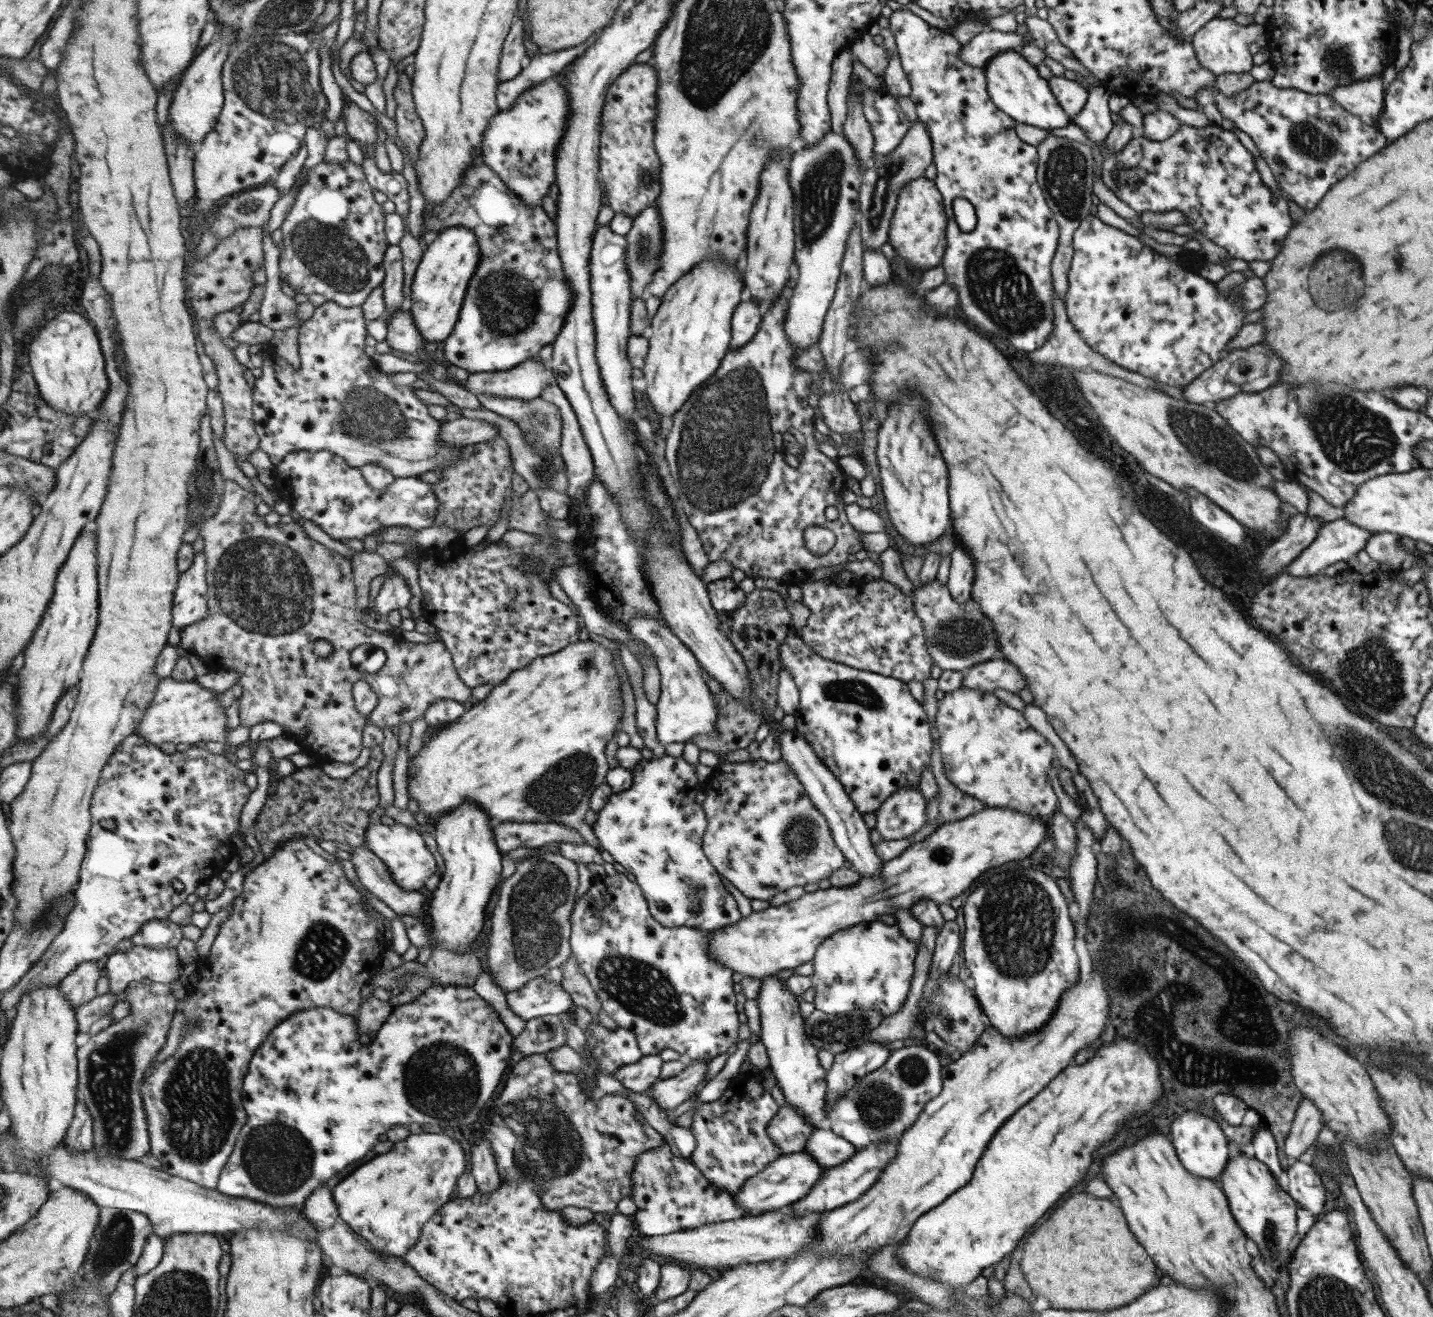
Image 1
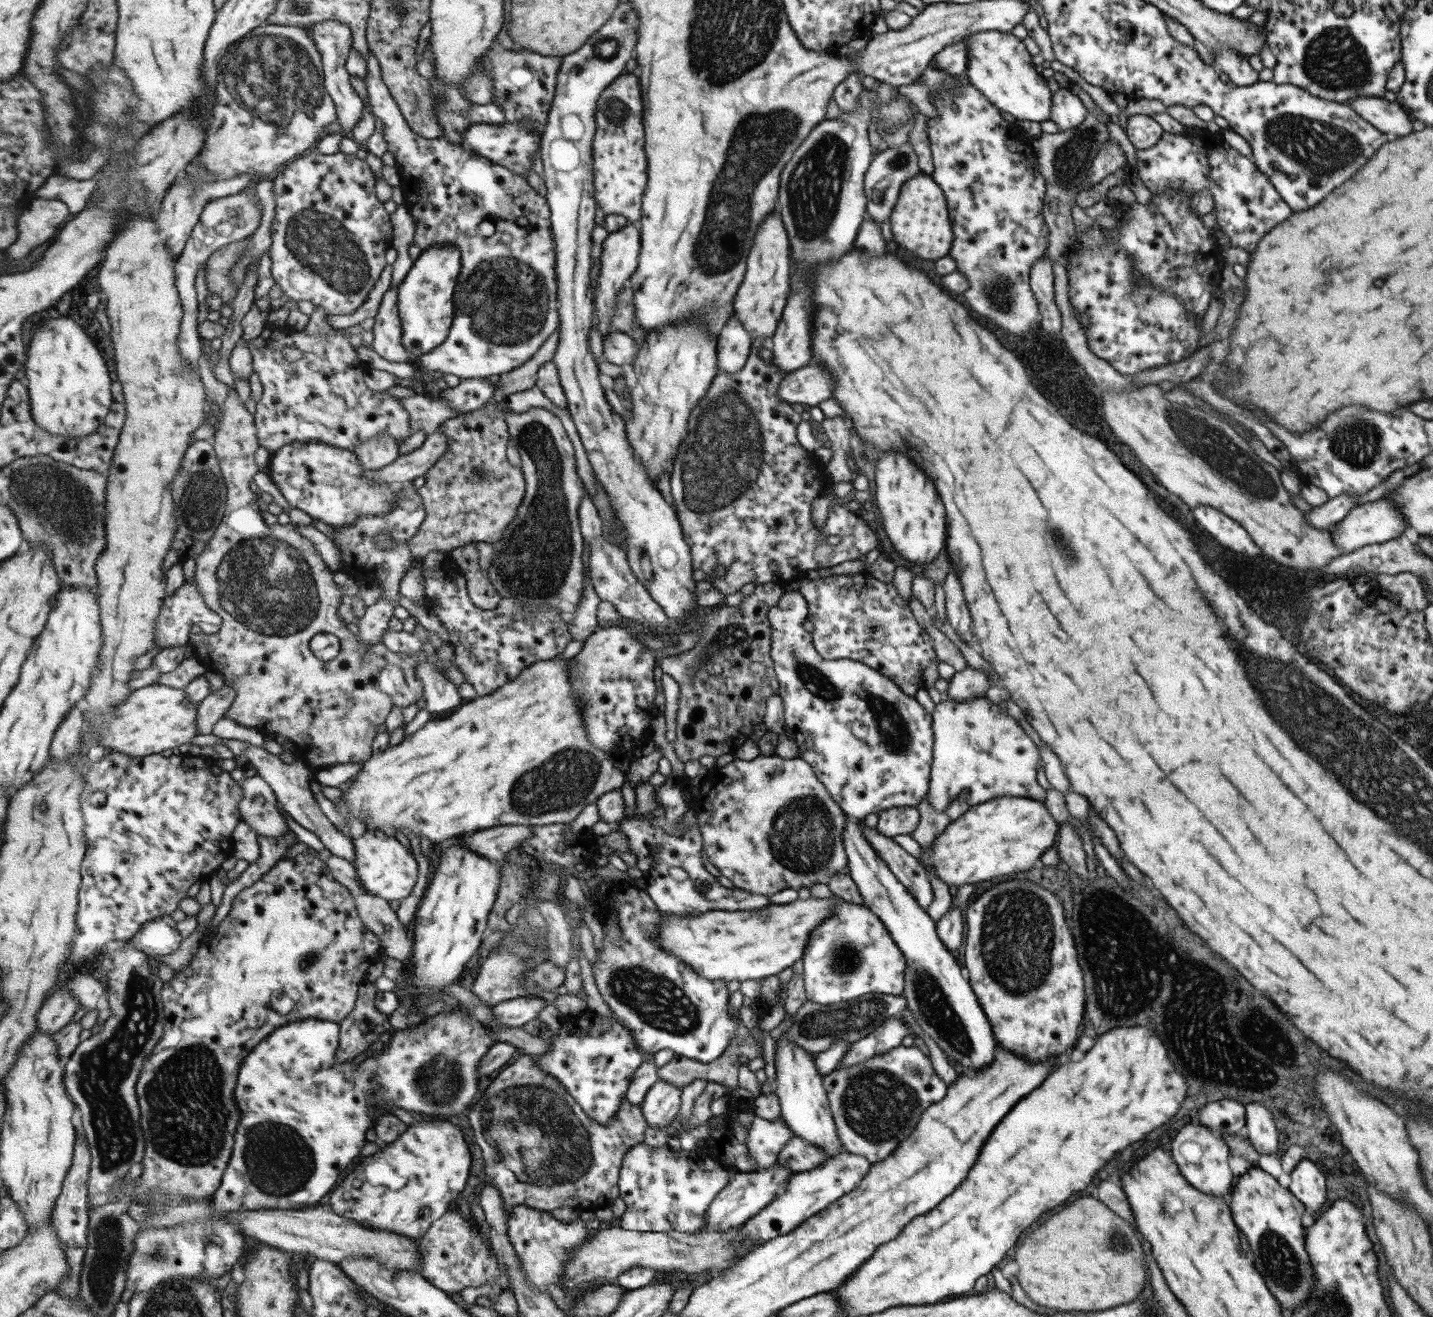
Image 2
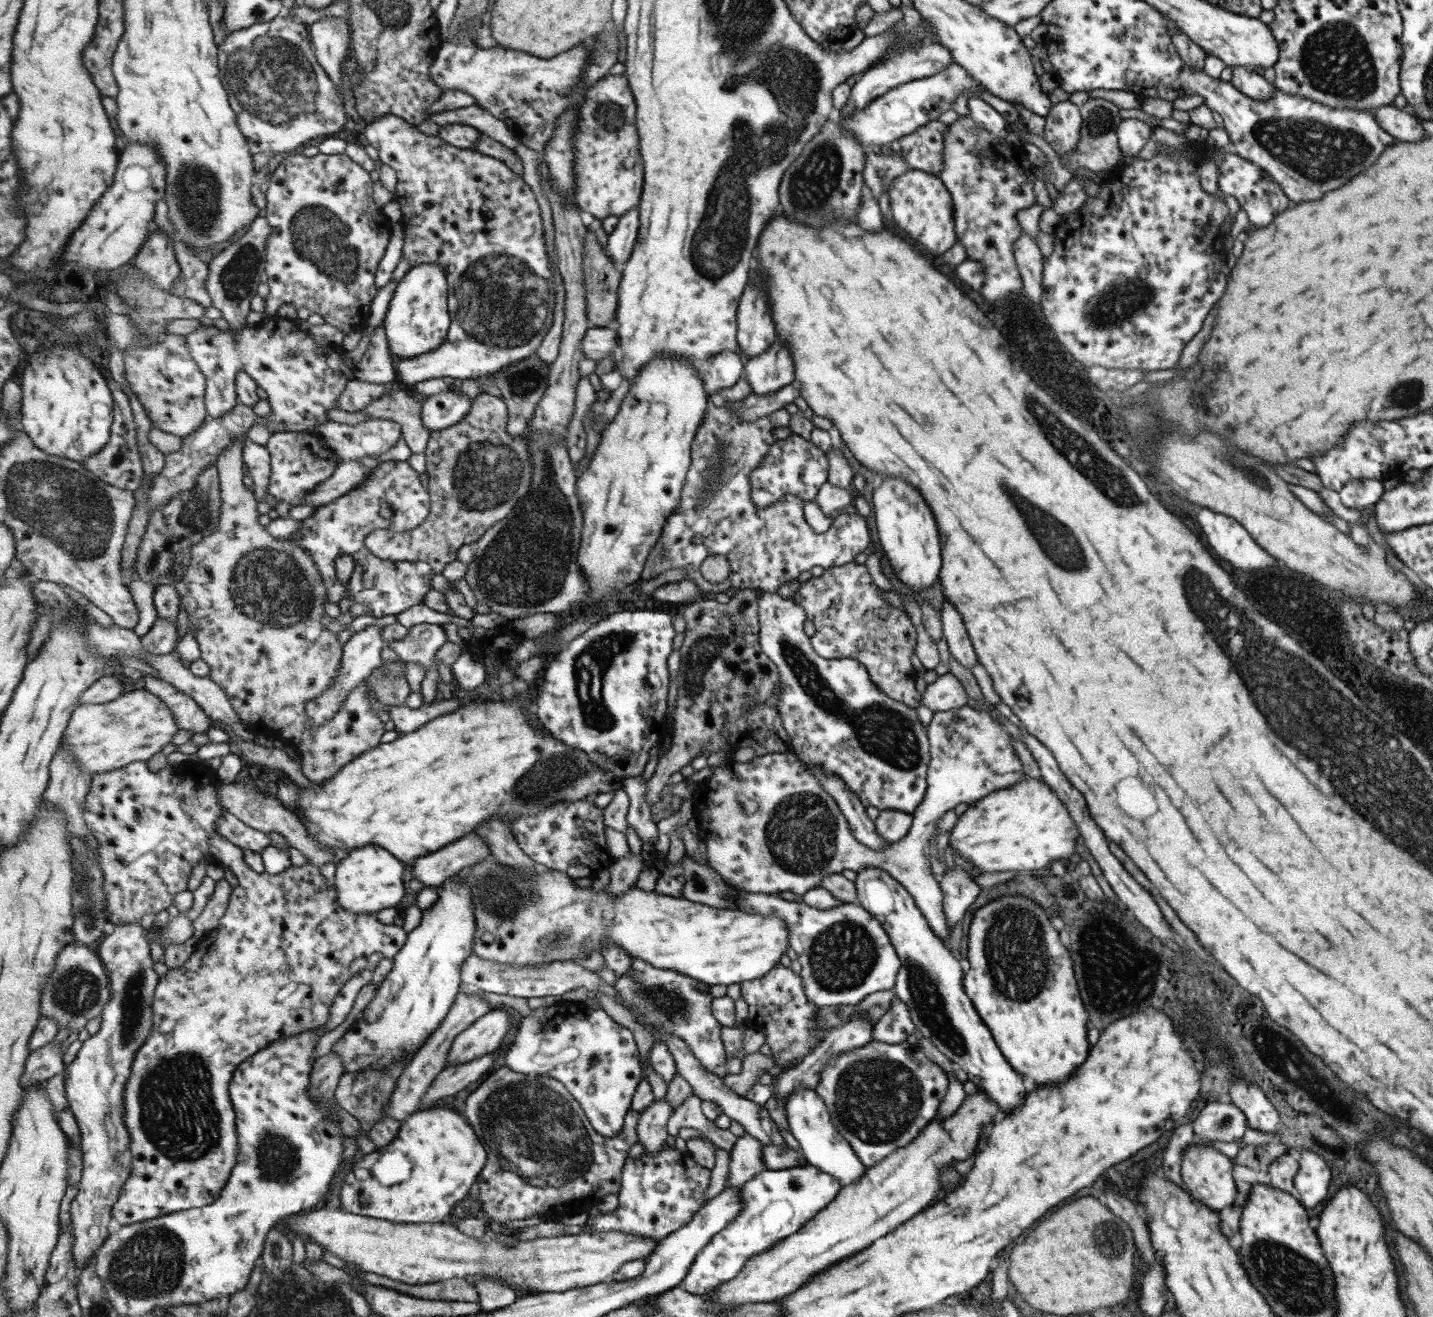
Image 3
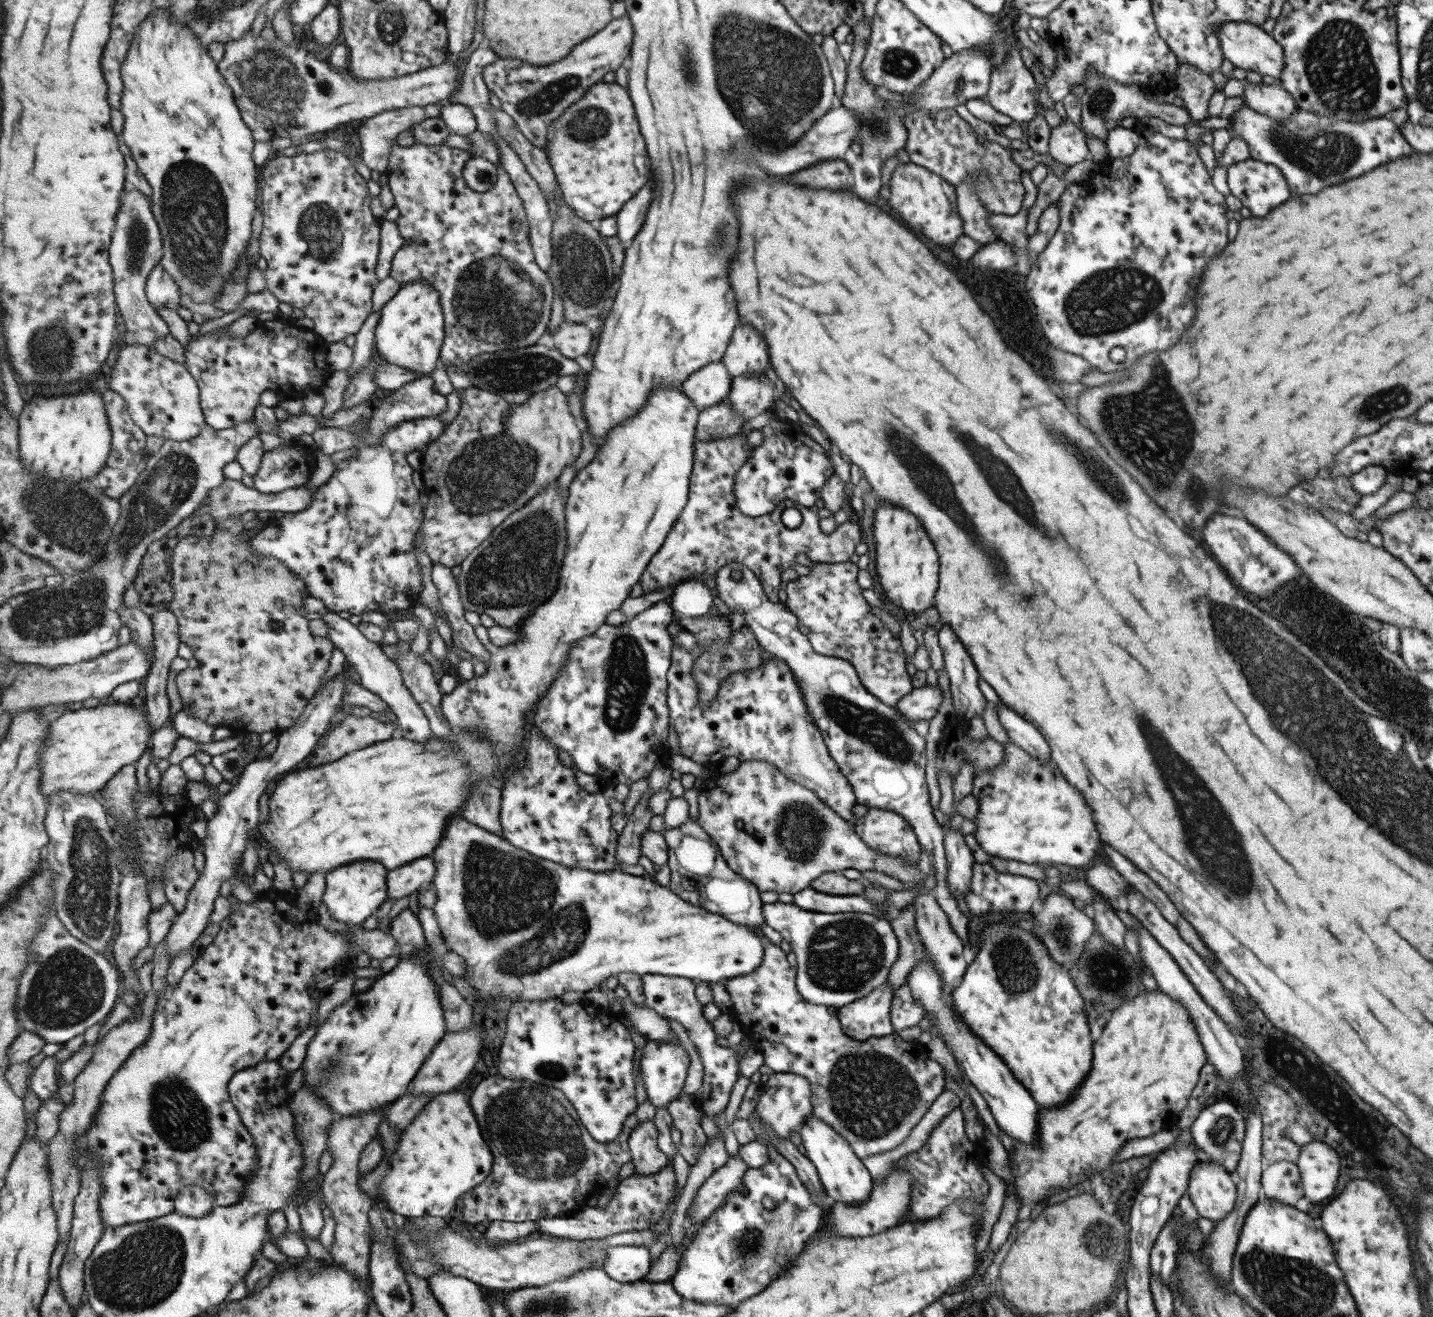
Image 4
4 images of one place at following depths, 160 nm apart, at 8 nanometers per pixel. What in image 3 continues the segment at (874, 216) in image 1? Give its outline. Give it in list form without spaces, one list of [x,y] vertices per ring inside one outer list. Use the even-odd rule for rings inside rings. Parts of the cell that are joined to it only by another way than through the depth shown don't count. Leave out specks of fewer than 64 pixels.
[[[865,148],[865,160],[863,160],[862,168],[864,187],[867,187],[871,196],[875,198],[883,191],[887,192],[891,182],[903,174],[907,167],[899,154],[894,154],[894,156],[877,155]]]

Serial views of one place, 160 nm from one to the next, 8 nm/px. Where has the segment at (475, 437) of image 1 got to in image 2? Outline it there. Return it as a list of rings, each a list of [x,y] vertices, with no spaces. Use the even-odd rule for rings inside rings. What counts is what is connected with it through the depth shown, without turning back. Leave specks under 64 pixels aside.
[[[436,430],[423,444],[407,455],[401,455],[389,466],[376,471],[366,470],[366,476],[380,484],[404,484],[425,476],[426,472],[446,453],[448,438]]]

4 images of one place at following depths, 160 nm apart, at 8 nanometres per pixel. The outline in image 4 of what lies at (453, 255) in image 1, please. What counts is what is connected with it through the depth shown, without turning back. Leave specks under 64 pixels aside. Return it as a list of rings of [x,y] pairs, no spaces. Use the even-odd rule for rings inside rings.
[[[418,280],[403,285],[380,313],[376,328],[376,356],[382,362],[422,372],[423,376],[433,373],[440,362],[447,322],[441,295],[432,283]]]

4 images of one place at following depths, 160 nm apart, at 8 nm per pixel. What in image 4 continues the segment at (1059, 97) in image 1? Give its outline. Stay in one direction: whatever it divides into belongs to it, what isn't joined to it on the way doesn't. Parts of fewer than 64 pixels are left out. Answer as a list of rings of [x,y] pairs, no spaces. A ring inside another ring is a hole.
[[[1067,116],[1061,118],[1061,125],[1049,128],[1048,154],[1064,169],[1086,160],[1088,149],[1084,136]]]

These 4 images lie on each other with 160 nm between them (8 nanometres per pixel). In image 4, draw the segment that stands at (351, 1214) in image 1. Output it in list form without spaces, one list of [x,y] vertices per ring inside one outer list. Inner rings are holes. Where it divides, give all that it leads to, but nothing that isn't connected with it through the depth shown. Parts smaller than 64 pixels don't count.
[[[450,1091],[435,1096],[433,1102],[427,1104],[427,1108],[405,1129],[397,1151],[386,1163],[380,1162],[373,1172],[360,1176],[359,1184],[362,1191],[374,1200],[374,1204],[377,1201],[387,1201],[389,1210],[397,1215],[405,1218],[449,1218],[449,1214],[457,1206],[457,1200],[492,1174],[495,1160],[491,1147],[485,1142],[480,1123],[475,1118],[470,1096],[465,1092]]]

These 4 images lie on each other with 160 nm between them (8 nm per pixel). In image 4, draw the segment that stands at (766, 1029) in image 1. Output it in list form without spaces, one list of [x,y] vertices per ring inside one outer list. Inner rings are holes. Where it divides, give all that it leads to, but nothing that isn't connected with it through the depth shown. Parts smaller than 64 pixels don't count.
[[[811,1114],[803,1121],[803,1125],[798,1129],[798,1134],[801,1138],[800,1149],[816,1168],[821,1186],[829,1200],[855,1206],[862,1204],[869,1198],[873,1183],[872,1176],[860,1159],[851,1151],[849,1144],[831,1127],[821,1123],[821,1120]]]

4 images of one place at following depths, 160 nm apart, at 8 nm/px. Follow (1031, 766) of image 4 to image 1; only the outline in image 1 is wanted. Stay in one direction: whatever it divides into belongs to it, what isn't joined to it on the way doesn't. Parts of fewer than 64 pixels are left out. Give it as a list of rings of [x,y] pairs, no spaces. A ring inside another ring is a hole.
[[[985,806],[961,820],[939,824],[928,837],[909,845],[895,858],[883,862],[877,877],[859,878],[853,886],[843,888],[830,886],[827,889],[804,893],[796,900],[775,907],[769,906],[758,912],[751,911],[748,916],[739,917],[737,922],[729,926],[707,932],[708,958],[732,972],[741,973],[741,976],[757,979],[783,969],[793,969],[803,962],[809,962],[821,941],[838,930],[858,922],[877,921],[878,916],[892,914],[892,910],[899,907],[909,910],[910,906],[920,898],[934,900],[938,905],[943,902],[948,903],[951,898],[965,892],[985,870],[1030,856],[1037,845],[1046,838],[1047,832],[1049,829],[1046,819],[1038,815],[1007,807]]]

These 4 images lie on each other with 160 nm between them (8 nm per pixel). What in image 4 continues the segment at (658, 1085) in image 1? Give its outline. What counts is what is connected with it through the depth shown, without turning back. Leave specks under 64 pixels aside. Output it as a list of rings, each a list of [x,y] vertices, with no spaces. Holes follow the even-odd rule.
[[[653,1120],[644,1121],[629,1133],[628,1150],[634,1174],[655,1174],[668,1164],[669,1160],[657,1147],[657,1129],[654,1126]]]

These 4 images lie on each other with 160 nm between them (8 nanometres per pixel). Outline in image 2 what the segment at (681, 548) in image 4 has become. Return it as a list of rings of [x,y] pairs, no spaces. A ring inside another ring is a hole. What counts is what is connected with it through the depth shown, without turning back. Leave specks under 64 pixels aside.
[[[753,338],[750,353],[747,355],[742,368],[737,372],[722,372],[721,370],[713,377],[711,385],[705,391],[703,399],[699,400],[699,403],[689,413],[686,437],[677,447],[677,452],[672,460],[669,471],[670,479],[668,482],[670,484],[670,494],[672,495],[671,505],[672,509],[676,511],[675,516],[680,524],[682,537],[685,544],[689,547],[692,570],[702,570],[706,574],[704,580],[709,582],[711,586],[714,586],[723,595],[739,590],[743,584],[758,585],[772,583],[781,588],[791,580],[801,580],[801,578],[805,577],[808,570],[830,568],[845,562],[845,560],[855,560],[873,548],[879,548],[873,528],[865,523],[863,519],[859,518],[855,512],[840,510],[831,506],[828,509],[825,525],[821,530],[814,527],[811,523],[811,515],[809,514],[811,501],[816,496],[825,494],[826,488],[829,485],[833,486],[834,483],[828,478],[824,465],[816,460],[812,452],[803,449],[797,443],[797,439],[795,439],[795,426],[801,421],[800,414],[791,409],[791,403],[781,401],[775,395],[775,392],[777,392],[776,388],[785,374],[778,372],[775,368],[771,368],[772,364],[770,364],[770,361],[765,361],[757,355],[757,350],[762,346],[766,346],[763,343],[765,339],[768,338]],[[826,536],[837,537],[838,541],[833,545],[827,544],[825,541],[822,541]],[[715,565],[724,566],[726,570],[724,574],[714,574],[712,570]]]

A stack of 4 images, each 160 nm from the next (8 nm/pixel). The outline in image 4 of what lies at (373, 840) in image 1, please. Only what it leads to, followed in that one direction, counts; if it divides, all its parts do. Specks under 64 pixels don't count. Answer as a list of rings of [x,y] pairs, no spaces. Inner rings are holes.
[[[360,860],[329,871],[326,875],[326,891],[322,902],[335,920],[348,925],[363,924],[377,908],[388,900],[387,874],[389,870],[376,860]]]

